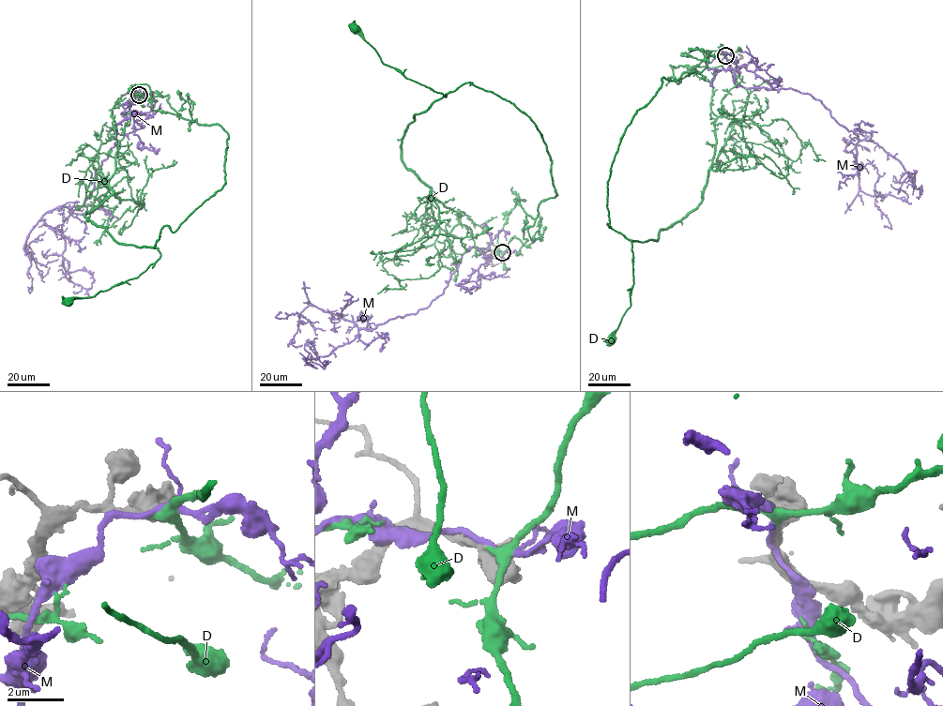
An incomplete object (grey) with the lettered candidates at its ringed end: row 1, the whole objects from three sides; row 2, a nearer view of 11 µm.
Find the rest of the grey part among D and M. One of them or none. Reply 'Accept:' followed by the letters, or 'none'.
Accept: D

